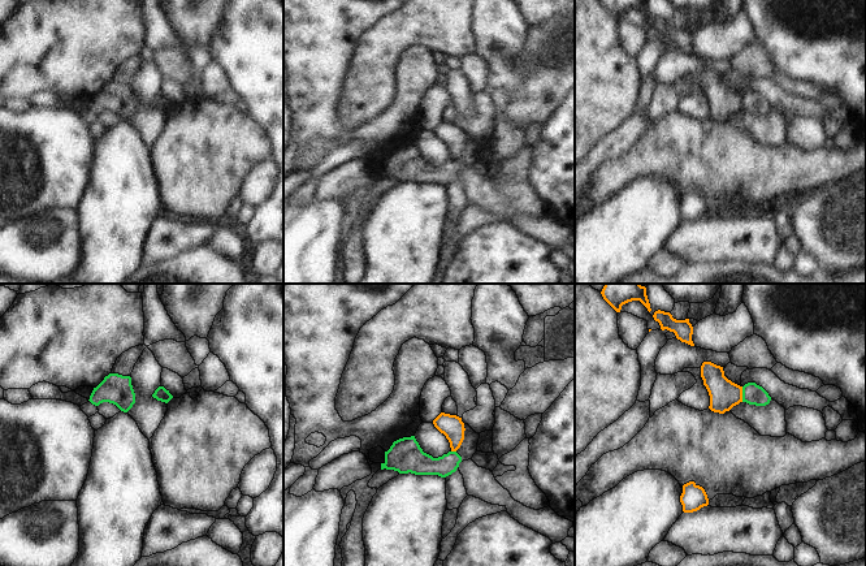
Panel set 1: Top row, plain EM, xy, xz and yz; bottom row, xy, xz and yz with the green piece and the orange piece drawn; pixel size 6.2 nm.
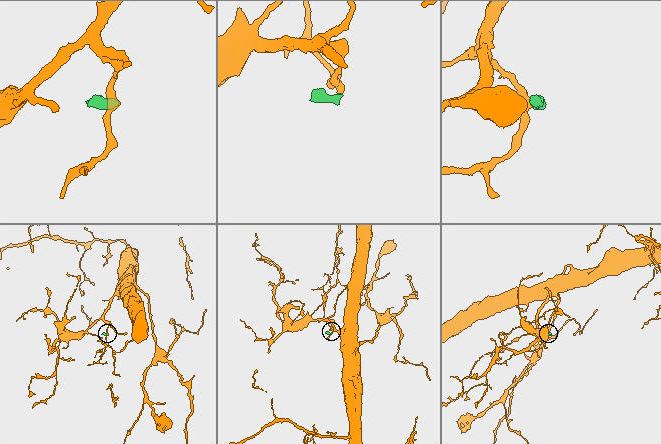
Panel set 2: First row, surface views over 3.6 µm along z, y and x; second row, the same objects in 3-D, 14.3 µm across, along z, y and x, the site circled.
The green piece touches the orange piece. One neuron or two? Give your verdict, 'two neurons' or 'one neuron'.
two neurons

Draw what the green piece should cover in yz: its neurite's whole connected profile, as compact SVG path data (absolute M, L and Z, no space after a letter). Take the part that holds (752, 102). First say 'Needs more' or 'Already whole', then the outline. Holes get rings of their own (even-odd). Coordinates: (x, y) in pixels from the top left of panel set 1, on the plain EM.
Already whole. M748 91L742 95L742 111L755 115L766 115L771 109L768 101L755 91Z

